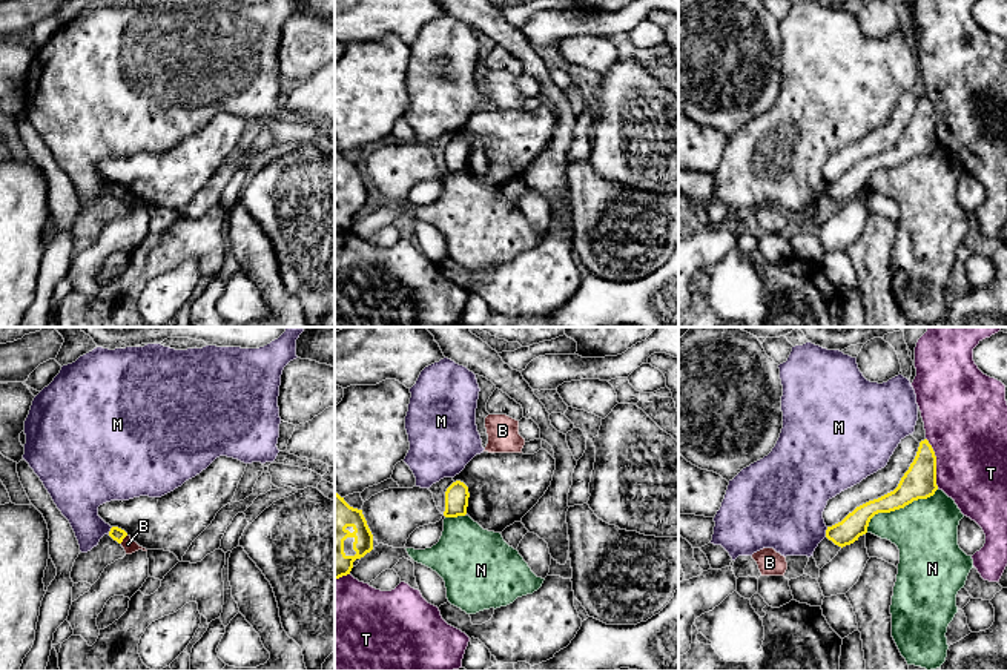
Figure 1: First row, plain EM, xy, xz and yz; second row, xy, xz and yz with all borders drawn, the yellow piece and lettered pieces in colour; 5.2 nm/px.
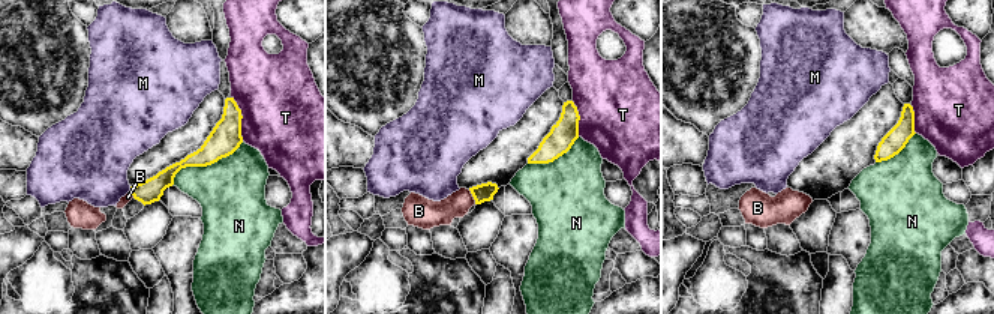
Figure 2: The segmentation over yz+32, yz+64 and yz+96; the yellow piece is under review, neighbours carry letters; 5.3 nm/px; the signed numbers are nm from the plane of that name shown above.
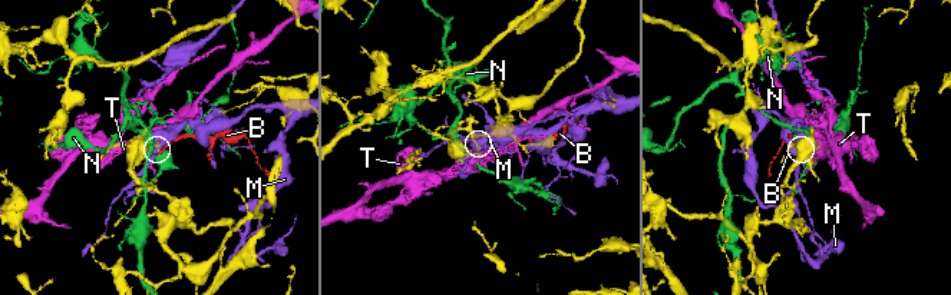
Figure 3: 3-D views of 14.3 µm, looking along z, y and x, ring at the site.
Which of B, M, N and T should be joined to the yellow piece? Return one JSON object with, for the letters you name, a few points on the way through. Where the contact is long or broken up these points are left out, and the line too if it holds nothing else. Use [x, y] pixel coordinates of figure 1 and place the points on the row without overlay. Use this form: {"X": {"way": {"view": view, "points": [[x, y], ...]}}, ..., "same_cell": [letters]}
{"same_cell": []}

